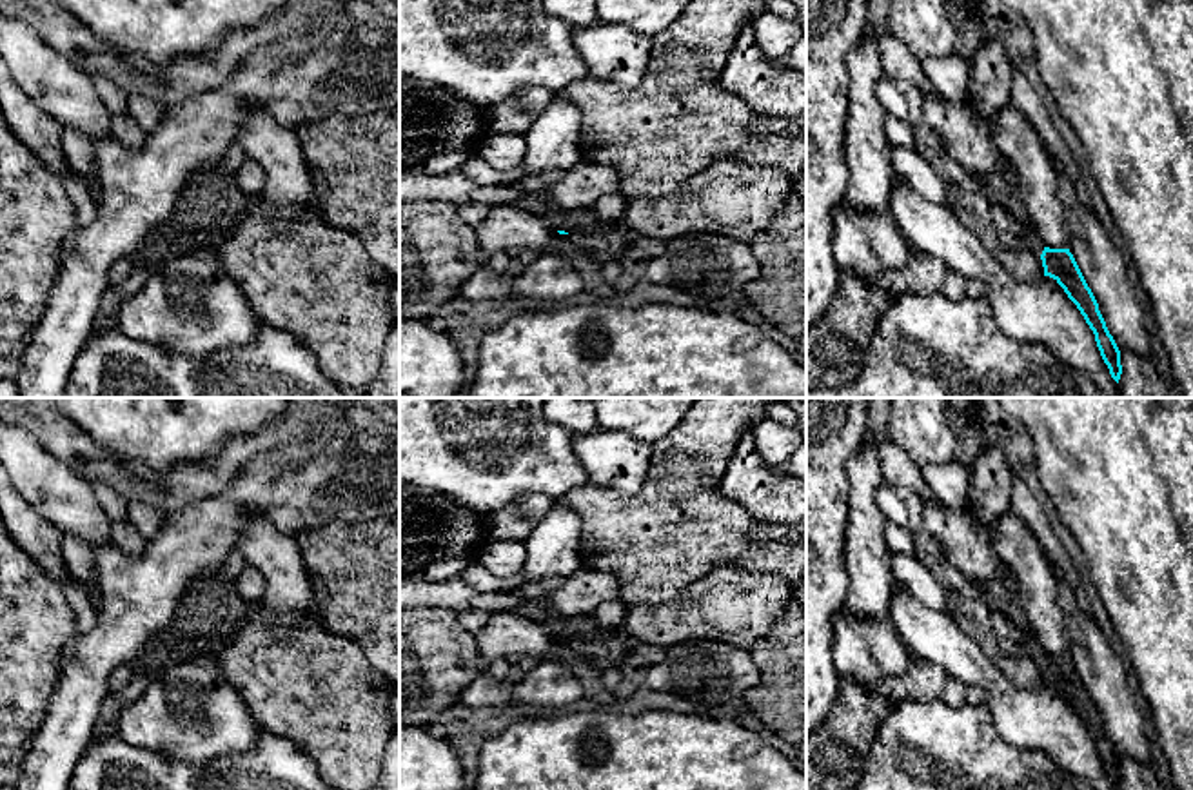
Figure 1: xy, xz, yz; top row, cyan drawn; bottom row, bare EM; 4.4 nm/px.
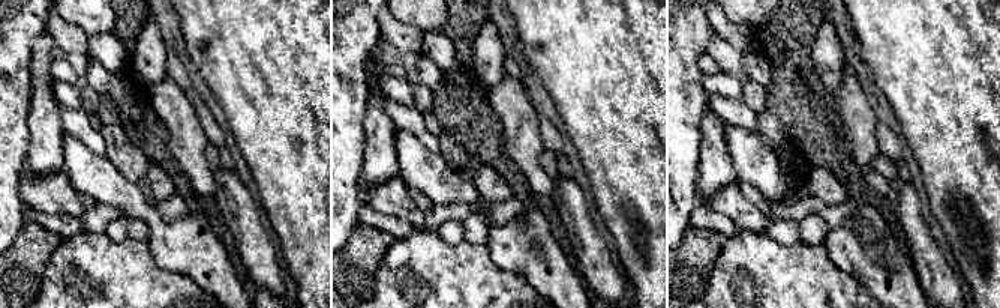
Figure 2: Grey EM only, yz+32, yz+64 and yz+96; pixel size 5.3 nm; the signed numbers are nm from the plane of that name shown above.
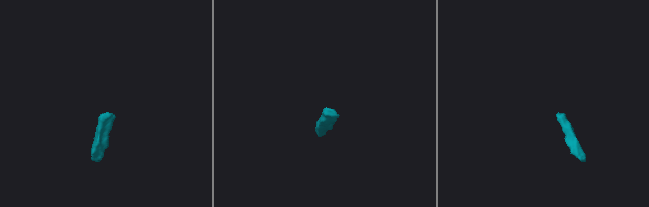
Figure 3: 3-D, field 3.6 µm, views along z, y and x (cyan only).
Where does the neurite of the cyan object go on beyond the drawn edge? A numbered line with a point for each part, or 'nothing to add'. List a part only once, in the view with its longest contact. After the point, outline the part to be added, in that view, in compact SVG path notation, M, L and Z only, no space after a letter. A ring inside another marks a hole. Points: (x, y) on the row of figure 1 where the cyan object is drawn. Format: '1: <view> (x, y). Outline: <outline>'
1: xz (580, 222). Outline: M592 207L574 211L548 209L543 220L550 229L565 231L577 238L590 238L596 231Z

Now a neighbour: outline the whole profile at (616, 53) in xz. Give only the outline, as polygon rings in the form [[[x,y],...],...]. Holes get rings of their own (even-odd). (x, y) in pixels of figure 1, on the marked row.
[[[597,22],[574,29],[572,40],[588,76],[625,89],[639,85],[654,45],[654,36],[639,35],[626,24]]]

